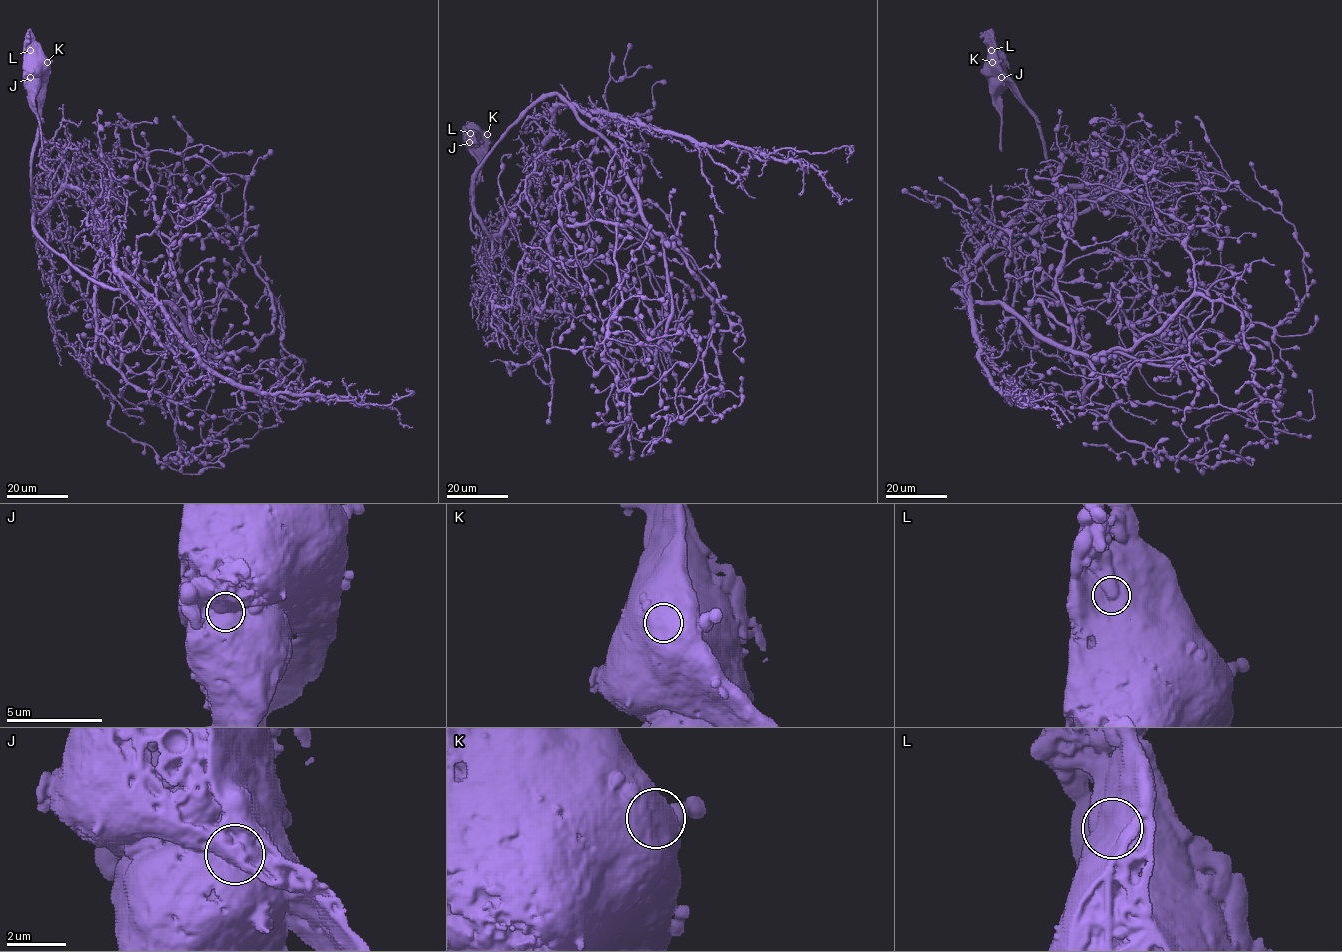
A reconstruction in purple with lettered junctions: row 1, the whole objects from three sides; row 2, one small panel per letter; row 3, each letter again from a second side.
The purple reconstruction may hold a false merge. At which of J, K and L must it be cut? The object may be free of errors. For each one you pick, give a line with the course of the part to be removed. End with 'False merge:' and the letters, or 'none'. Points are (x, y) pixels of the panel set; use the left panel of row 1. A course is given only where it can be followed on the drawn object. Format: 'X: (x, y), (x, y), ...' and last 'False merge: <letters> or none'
J: (30, 77), (29, 102), (39, 122), (42, 151)
False merge: J

